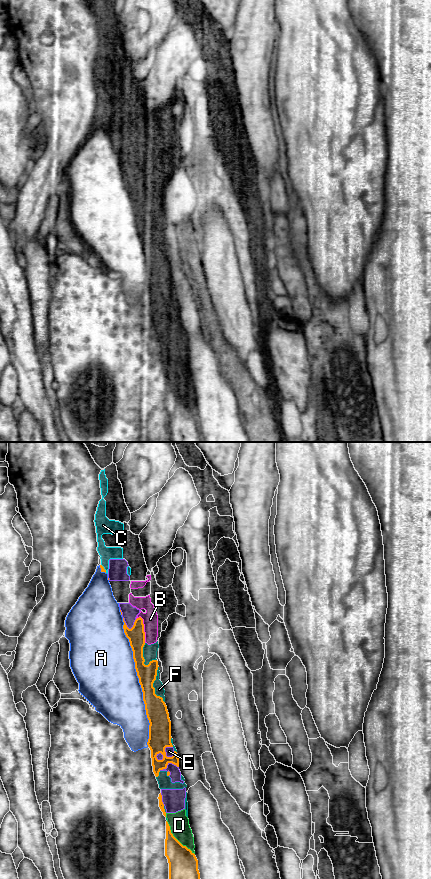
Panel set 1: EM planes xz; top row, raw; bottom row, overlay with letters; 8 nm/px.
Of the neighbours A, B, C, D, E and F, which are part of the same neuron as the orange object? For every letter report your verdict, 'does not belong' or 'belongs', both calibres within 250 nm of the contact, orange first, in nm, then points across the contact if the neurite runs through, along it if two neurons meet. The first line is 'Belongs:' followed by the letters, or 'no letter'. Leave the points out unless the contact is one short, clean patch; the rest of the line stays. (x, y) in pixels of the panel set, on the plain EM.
Belongs: no letter
A: does not belong | 170/460 nm
B: does not belong | 140/130 nm | along xz (139, 168), (143, 174), (145, 194)
C: does not belong | 30/110 nm | along xz (101, 116), (106, 124)
D: does not belong | 240/160 nm
E: does not belong | 180/70 nm
F: does not belong | 180/80 nm

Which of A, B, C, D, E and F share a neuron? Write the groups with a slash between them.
A / B C D E F

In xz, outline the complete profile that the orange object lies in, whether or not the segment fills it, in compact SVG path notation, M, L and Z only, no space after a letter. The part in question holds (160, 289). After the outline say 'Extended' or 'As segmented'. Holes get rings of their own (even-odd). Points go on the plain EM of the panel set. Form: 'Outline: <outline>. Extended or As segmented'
Outline: M123 170L123 181L129 191L133 203L135 221L143 244L146 267L149 272L149 291L147 294L151 302L153 324L156 329L159 324L167 320L169 315L179 319L179 310L176 303L172 309L167 309L165 300L173 299L171 295L171 273L167 258L163 250L155 246L153 235L156 232L158 213L152 212L145 217L143 199L145 197L145 184L143 171L137 170L134 177L129 181Z. As segmented

